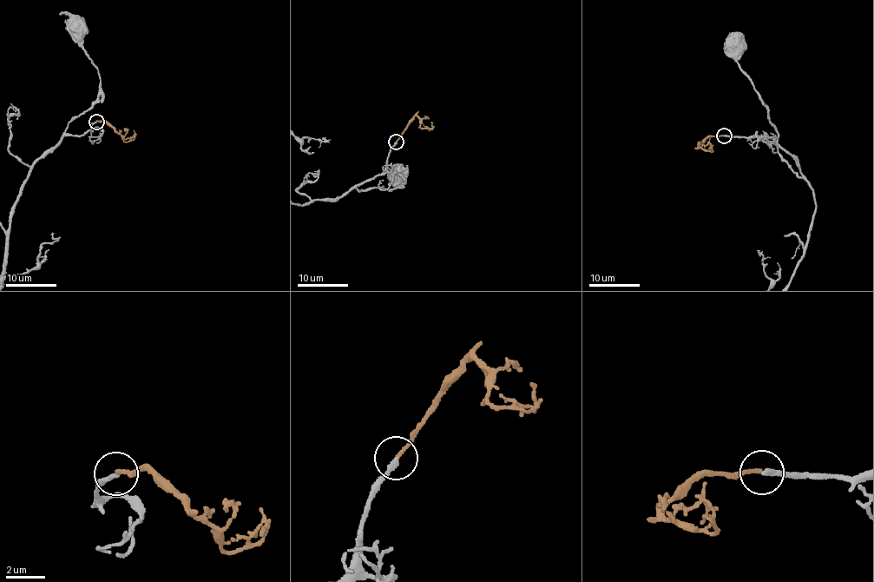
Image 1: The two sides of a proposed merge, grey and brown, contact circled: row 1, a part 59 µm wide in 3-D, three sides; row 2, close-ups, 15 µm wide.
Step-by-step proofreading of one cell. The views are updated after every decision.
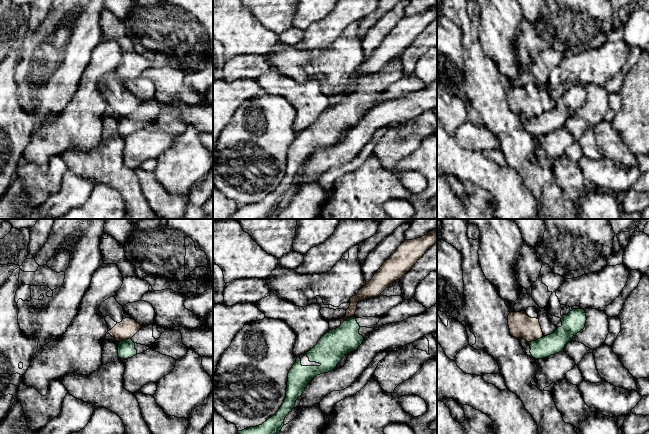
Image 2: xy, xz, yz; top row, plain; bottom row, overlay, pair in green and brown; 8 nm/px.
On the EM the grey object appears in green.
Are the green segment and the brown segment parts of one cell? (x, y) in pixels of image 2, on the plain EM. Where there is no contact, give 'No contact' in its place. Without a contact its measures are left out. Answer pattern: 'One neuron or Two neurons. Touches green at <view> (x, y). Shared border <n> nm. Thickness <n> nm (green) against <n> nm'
Two neurons. Touches green at xz (347, 94). Shared border 130 nm. Thickness 240 nm (green) against 100 nm

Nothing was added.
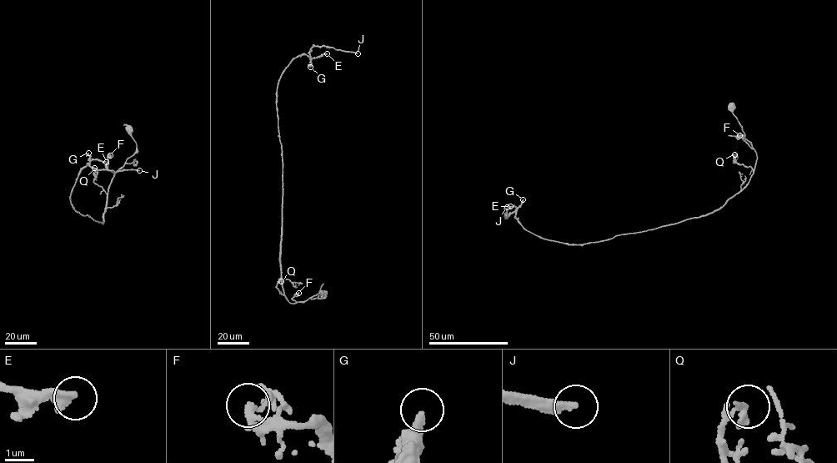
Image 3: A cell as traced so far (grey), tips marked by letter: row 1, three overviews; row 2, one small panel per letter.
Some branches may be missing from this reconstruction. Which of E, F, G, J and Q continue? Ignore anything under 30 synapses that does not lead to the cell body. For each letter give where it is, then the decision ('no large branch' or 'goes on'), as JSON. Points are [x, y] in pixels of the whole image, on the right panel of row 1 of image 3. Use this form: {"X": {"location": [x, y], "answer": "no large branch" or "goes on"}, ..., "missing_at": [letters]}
{"E": {"location": [510, 206], "answer": "no large branch"}, "F": {"location": [739, 135], "answer": "no large branch"}, "G": {"location": [523, 199], "answer": "goes on"}, "J": {"location": [507, 207], "answer": "goes on"}, "Q": {"location": [734, 154], "answer": "no large branch"}, "missing_at": ["G", "J"]}

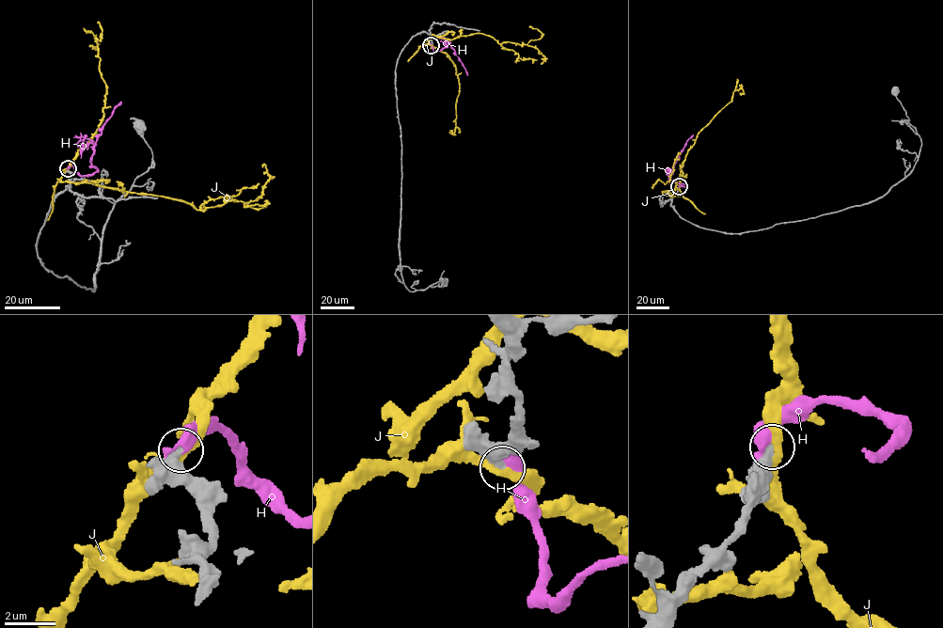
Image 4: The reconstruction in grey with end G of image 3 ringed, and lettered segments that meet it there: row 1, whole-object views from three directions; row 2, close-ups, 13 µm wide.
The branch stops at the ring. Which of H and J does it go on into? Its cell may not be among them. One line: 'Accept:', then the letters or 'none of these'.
Accept: none of these

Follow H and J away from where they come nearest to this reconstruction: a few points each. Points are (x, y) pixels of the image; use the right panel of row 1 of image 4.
H: (679, 187), (683, 183), (687, 185), (674, 181), (669, 172), (693, 134)
J: (679, 187), (678, 196), (671, 196), (673, 193), (664, 192), (673, 192), (668, 180), (675, 159), (681, 154)

